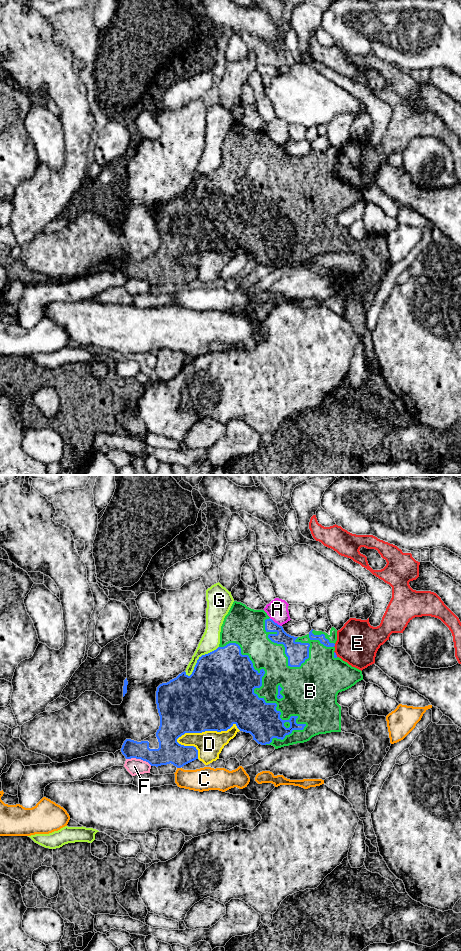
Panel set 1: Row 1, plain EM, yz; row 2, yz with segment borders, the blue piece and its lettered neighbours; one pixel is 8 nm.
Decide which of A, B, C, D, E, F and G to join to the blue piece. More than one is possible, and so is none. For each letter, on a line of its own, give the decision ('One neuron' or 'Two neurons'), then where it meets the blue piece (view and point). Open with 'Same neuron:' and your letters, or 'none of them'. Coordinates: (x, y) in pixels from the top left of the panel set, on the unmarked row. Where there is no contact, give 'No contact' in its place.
Same neuron: B
A: Two neurons. Touches blue at yz (274, 142)
B: One neuron. Touches blue at yz (256, 207)
C: Two neurons. Touches blue at yz (179, 287)
D: Two neurons. Touches blue at yz (207, 250)
E: Two neurons. Touches blue at yz (334, 165)
F: Two neurons. Touches blue at yz (139, 278)
G: Two neurons. Touches blue at yz (198, 179)

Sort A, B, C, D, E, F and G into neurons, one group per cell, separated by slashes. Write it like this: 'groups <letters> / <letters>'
groups A / B / C / D / E / F / G

